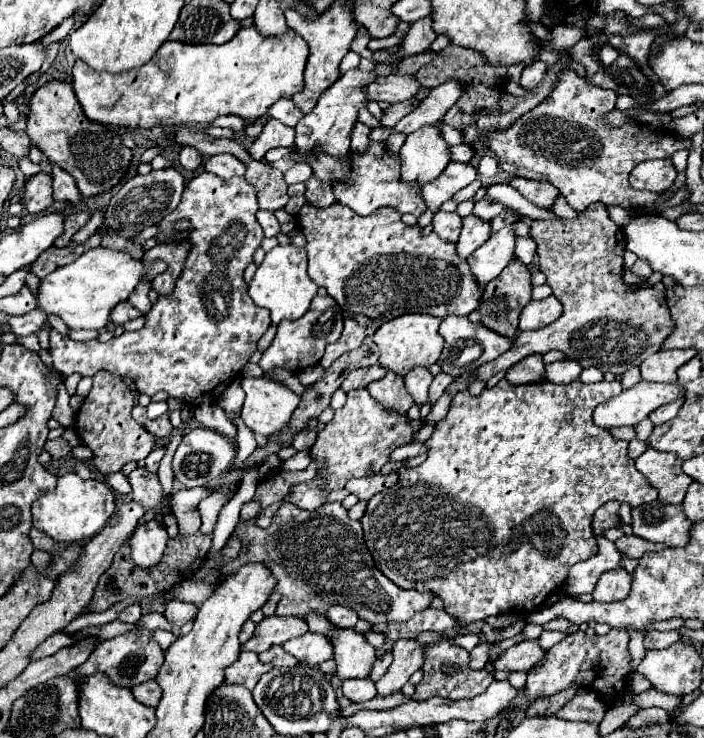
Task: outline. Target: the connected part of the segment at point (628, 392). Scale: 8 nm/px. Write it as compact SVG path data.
M638 381L634 387L624 389L620 395L594 409L594 425L602 429L618 425L636 425L654 409L684 397L678 383L648 383Z

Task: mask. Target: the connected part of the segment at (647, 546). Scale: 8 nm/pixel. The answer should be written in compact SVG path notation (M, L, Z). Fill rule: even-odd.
M630 535L630 537L620 537L616 541L616 547L620 553L628 555L628 557L634 557L634 559L640 559L644 553L648 551L662 551L666 549L664 543L652 543L652 541L644 541L636 535Z

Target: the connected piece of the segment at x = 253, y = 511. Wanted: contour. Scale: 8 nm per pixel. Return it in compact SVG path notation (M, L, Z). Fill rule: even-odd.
M254 499L244 503L242 511L240 511L240 523L244 523L244 519L254 519L258 515L258 511L260 511L260 503L256 503Z

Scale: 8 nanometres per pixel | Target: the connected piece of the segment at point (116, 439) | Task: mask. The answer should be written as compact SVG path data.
M108 371L94 375L94 387L86 397L82 409L76 415L76 433L94 453L94 467L102 477L108 477L122 469L128 461L144 459L156 445L156 437L144 431L130 415L134 407L134 393L124 377L116 377Z

